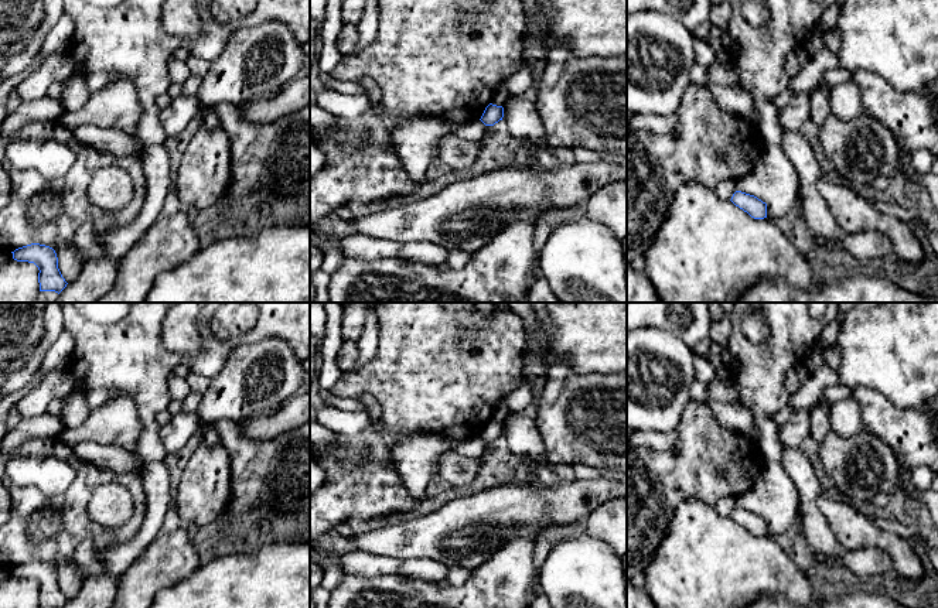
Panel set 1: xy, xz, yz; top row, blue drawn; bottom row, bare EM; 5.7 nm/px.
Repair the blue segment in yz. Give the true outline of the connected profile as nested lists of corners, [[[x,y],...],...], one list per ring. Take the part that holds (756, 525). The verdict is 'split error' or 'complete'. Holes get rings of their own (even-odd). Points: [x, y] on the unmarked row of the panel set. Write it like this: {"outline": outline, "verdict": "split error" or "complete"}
{"outline": [[[736,508],[730,518],[754,536],[767,534],[767,520],[754,512]]], "verdict": "complete"}

